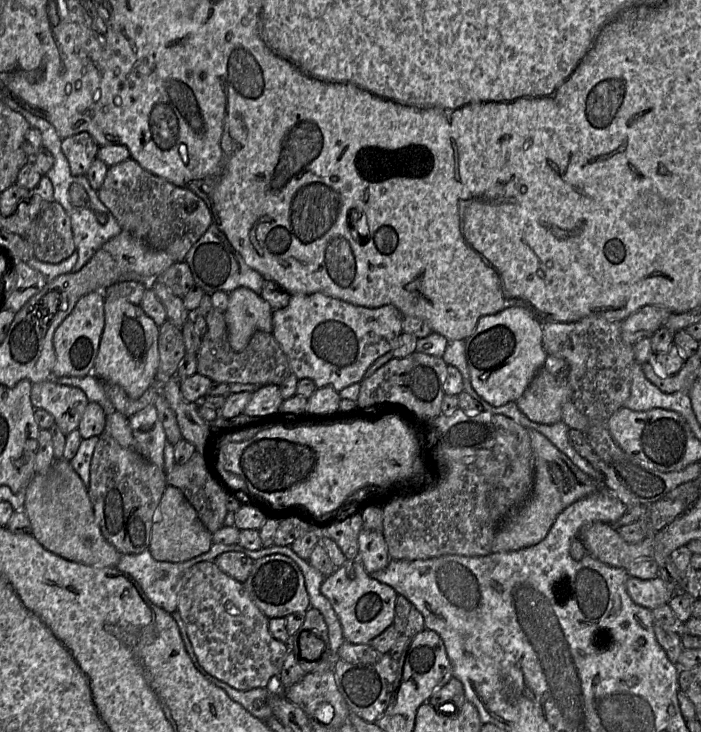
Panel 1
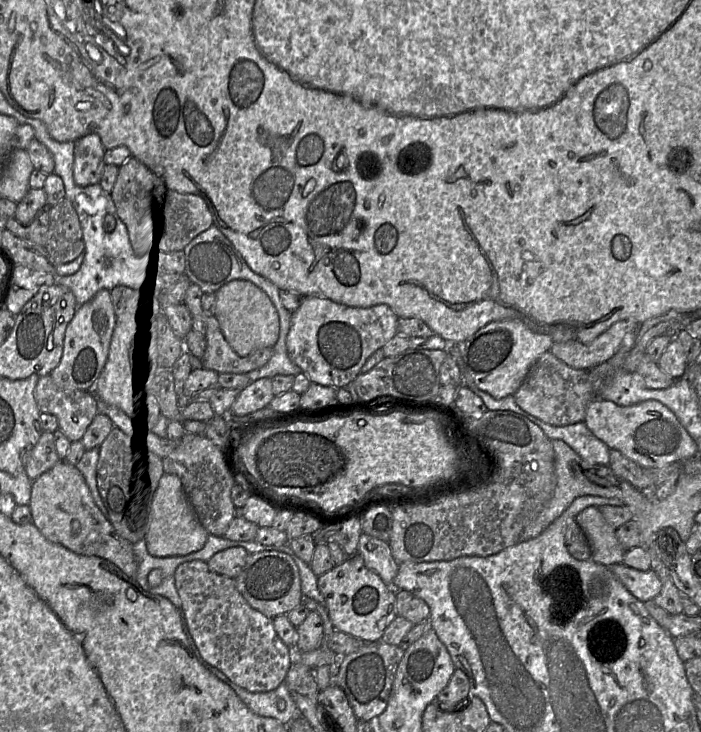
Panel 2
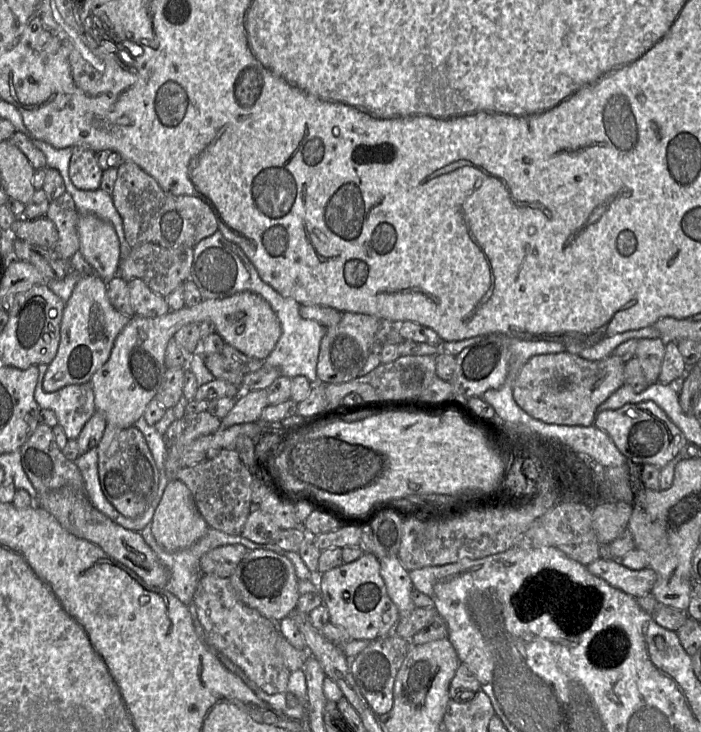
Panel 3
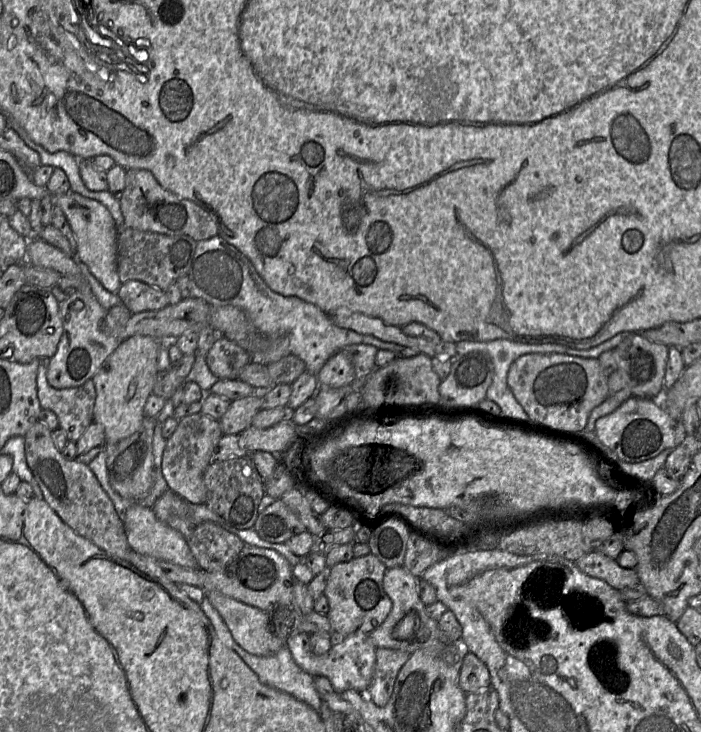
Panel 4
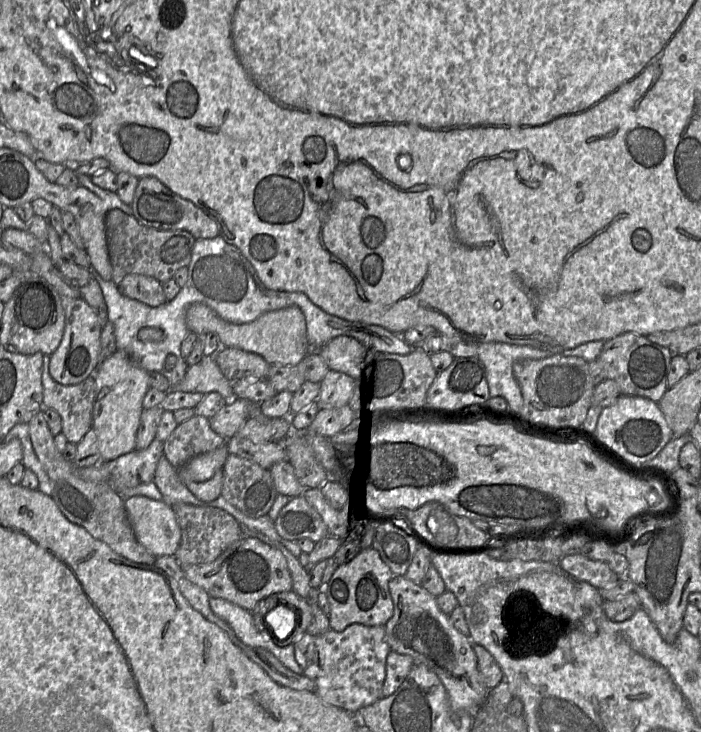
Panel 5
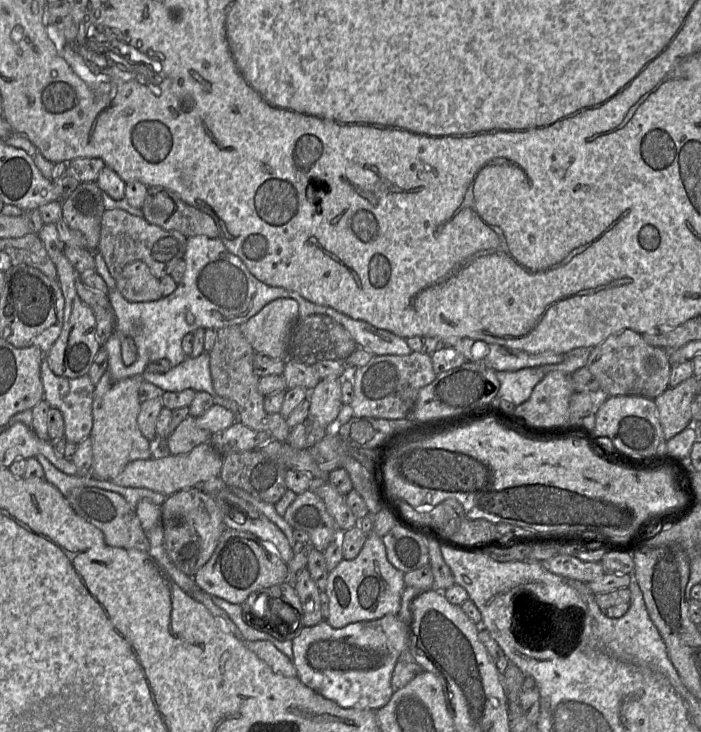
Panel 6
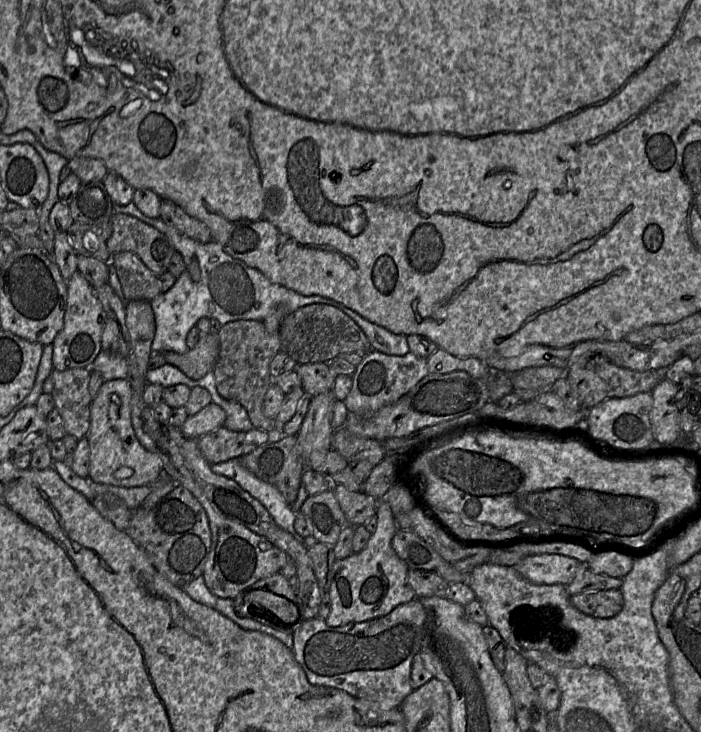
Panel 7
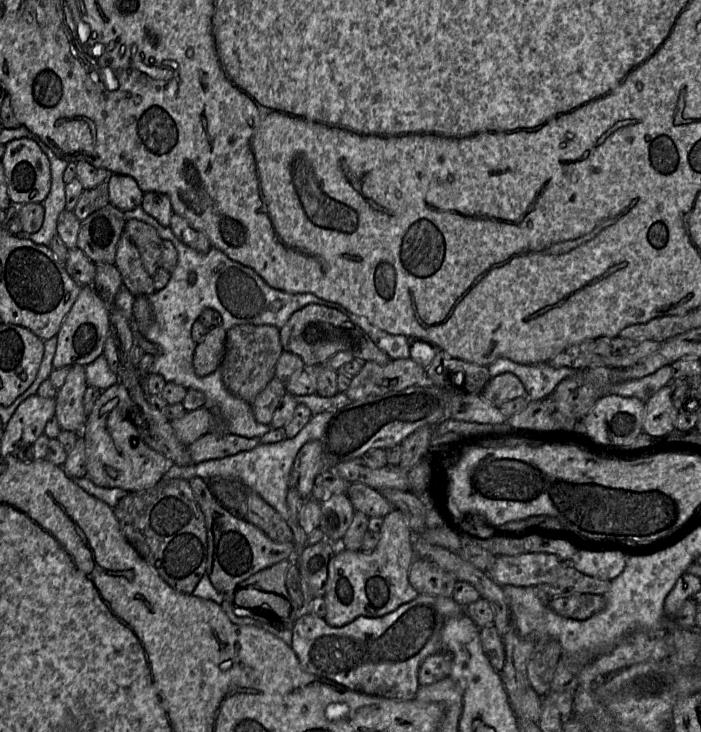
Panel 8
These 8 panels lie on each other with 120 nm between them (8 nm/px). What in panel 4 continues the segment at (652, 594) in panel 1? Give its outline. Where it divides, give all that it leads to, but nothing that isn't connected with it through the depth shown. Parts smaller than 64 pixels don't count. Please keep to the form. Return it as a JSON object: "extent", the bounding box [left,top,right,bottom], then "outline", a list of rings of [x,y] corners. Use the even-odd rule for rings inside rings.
{"extent":[574,551,640,590],"outline":[[[593,551],[575,560],[574,564],[581,572],[605,581],[616,590],[640,583],[635,569],[622,568],[614,559]]]}

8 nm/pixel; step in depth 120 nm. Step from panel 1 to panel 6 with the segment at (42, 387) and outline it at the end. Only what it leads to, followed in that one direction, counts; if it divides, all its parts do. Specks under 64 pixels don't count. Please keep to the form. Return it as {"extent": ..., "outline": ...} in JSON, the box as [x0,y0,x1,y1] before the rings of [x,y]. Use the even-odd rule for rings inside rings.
{"extent":[40,357,94,444],"outline":[[[42,357],[40,378],[43,384],[43,399],[51,408],[57,408],[64,420],[64,438],[67,442],[79,444],[89,437],[92,429],[92,401],[94,385],[88,374],[78,378],[67,378],[55,375],[49,367],[47,358]]]}

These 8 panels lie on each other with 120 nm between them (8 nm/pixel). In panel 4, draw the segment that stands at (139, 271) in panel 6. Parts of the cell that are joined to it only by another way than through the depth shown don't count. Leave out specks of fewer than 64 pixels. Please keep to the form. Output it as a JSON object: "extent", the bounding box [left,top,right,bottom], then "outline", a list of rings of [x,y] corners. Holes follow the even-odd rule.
{"extent":[117,280,169,314],"outline":[[[136,280],[121,283],[117,294],[131,314],[158,311],[169,305],[165,291]]]}

